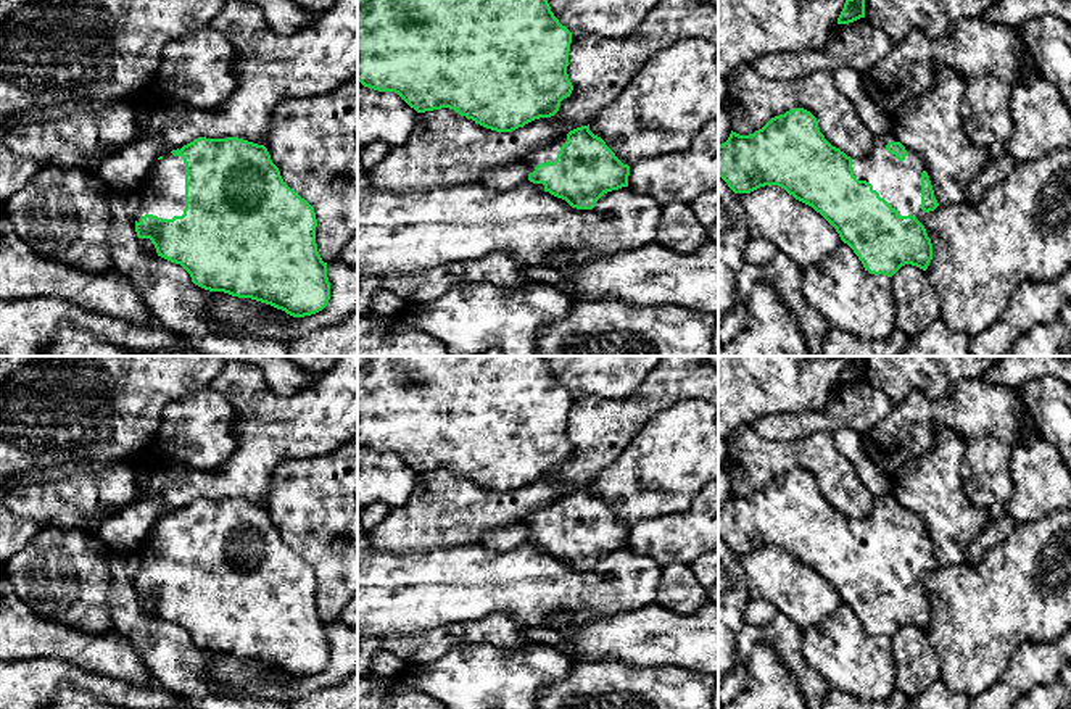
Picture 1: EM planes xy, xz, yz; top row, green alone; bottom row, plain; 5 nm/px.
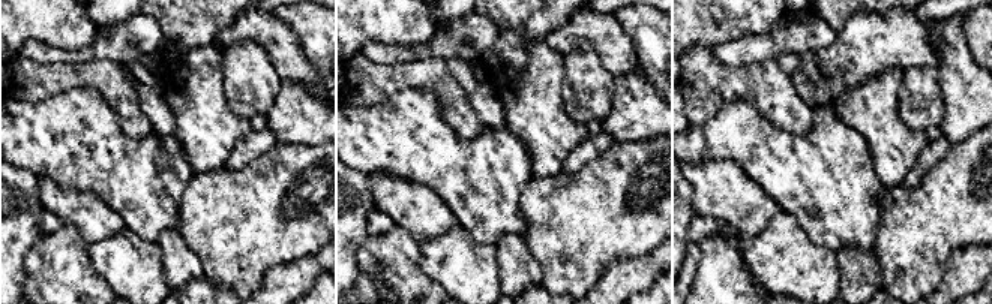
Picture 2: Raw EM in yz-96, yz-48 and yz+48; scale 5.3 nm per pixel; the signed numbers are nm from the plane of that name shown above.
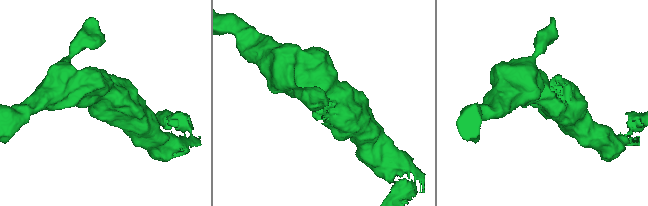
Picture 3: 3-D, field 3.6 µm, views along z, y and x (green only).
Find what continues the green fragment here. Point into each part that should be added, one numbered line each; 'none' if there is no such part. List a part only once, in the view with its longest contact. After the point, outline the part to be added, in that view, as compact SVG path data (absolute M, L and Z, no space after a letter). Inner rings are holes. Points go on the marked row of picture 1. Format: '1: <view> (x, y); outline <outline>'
1: xy (163, 190); outline M171 151L156 160L139 185L142 203L137 222L148 214L161 219L182 216L185 209L185 163Z

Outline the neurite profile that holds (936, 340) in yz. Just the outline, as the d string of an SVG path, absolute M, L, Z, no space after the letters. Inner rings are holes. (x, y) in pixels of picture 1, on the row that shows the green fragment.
M937 319L908 340L902 356L971 356L971 337L953 332Z

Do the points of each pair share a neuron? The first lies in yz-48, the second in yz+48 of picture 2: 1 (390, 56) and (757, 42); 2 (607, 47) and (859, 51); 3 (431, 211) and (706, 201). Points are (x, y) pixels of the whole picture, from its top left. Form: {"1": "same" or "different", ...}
{"1": "same", "2": "same", "3": "same"}

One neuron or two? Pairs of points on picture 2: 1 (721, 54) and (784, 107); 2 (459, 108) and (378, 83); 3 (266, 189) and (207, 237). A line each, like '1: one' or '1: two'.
1: two
2: one
3: one

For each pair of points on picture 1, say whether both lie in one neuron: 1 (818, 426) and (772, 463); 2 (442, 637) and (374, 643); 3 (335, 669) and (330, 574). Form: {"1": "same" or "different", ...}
{"1": "different", "2": "same", "3": "different"}

